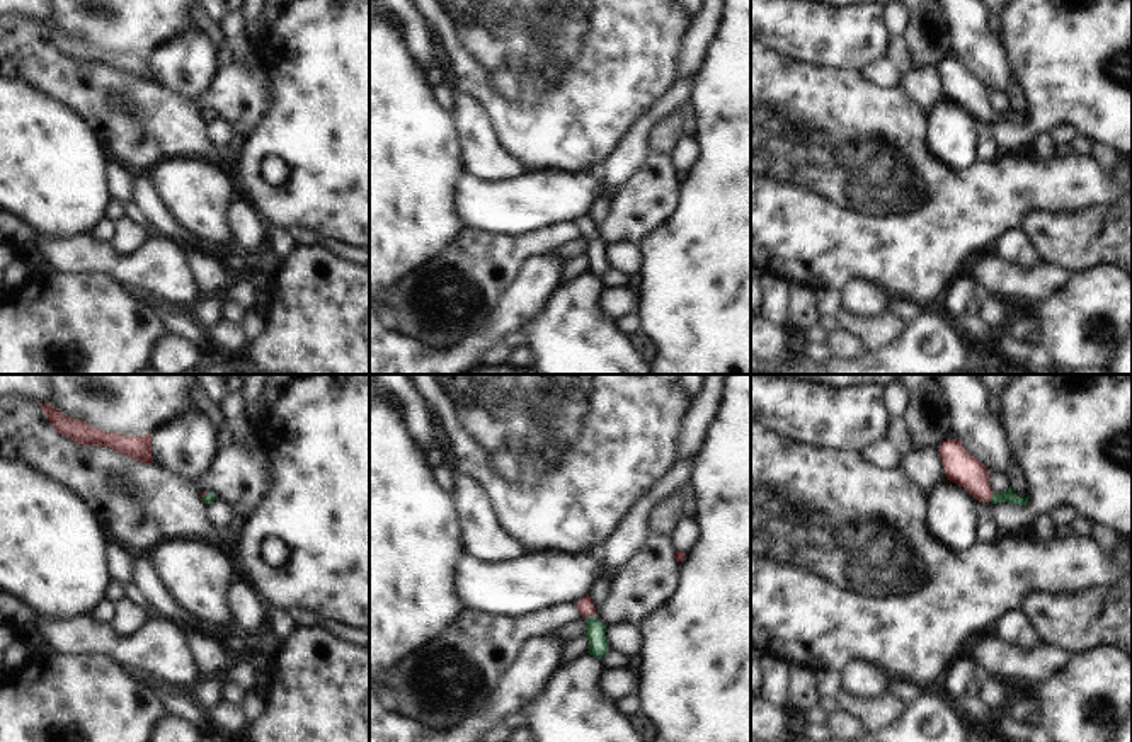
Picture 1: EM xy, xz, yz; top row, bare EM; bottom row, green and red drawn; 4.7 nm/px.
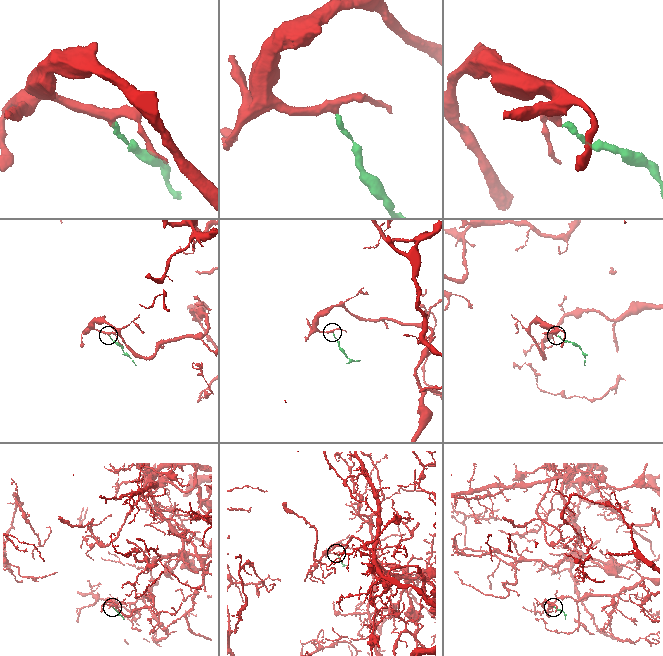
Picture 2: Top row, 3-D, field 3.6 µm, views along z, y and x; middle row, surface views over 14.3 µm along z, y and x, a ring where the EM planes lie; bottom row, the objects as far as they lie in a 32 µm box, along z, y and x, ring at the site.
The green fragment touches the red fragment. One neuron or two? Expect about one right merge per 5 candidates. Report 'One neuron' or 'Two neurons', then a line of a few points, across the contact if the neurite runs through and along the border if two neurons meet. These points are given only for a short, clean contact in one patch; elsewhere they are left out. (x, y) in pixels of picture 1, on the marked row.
One neuron. Line: xz (594, 630), (588, 616), (586, 608)

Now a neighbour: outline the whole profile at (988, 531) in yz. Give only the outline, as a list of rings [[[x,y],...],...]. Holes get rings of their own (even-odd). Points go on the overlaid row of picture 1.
[[[987,502],[986,505],[979,507],[979,522],[975,528],[975,534],[979,539],[979,546],[987,546],[999,538],[999,528],[992,519],[992,507],[994,504]]]

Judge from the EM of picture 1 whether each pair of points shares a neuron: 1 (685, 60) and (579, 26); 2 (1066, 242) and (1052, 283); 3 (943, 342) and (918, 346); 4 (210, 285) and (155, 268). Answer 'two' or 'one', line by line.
1: two
2: two
3: one
4: two

